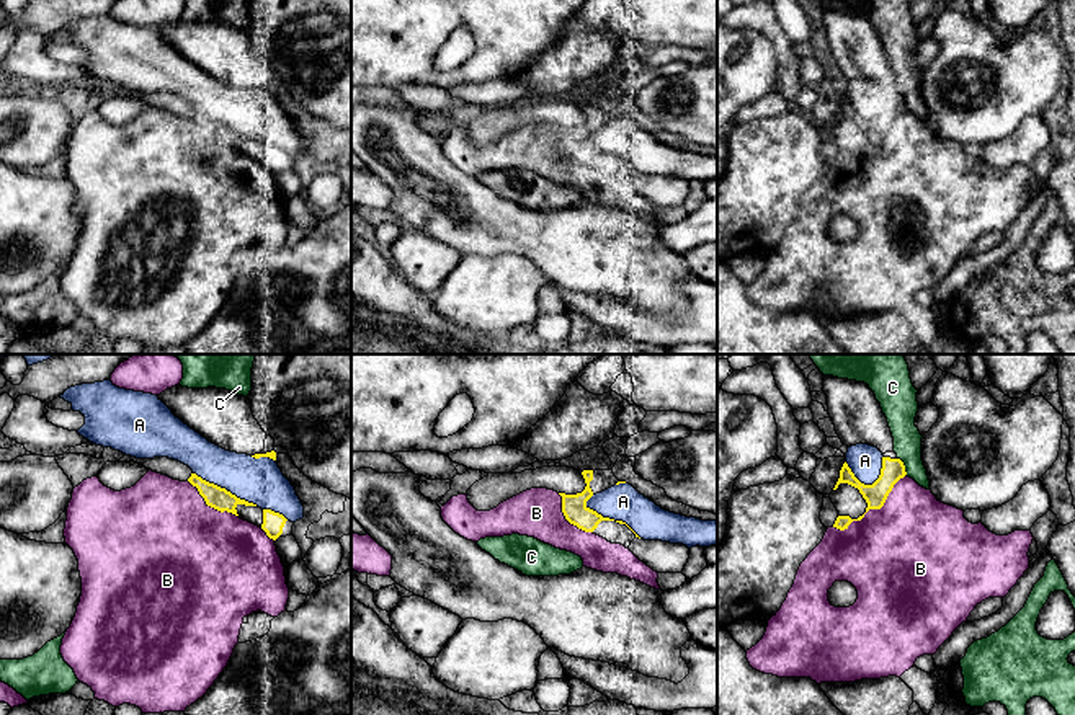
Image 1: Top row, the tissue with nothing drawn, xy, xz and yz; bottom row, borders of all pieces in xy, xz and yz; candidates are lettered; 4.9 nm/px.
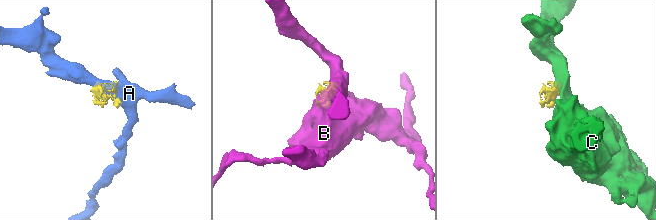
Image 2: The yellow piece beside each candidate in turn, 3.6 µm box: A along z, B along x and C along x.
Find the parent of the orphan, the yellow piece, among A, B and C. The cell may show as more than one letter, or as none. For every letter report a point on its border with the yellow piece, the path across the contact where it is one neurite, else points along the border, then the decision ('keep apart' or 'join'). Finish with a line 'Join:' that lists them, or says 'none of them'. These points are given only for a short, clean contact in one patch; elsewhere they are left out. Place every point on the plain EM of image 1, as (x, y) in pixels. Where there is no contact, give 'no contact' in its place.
A: xz (613, 154) | keep apart
B: yz (873, 142) | keep apart
C: yz (904, 100) | along yz (897, 92), (907, 108) | keep apart
Join: none of them

